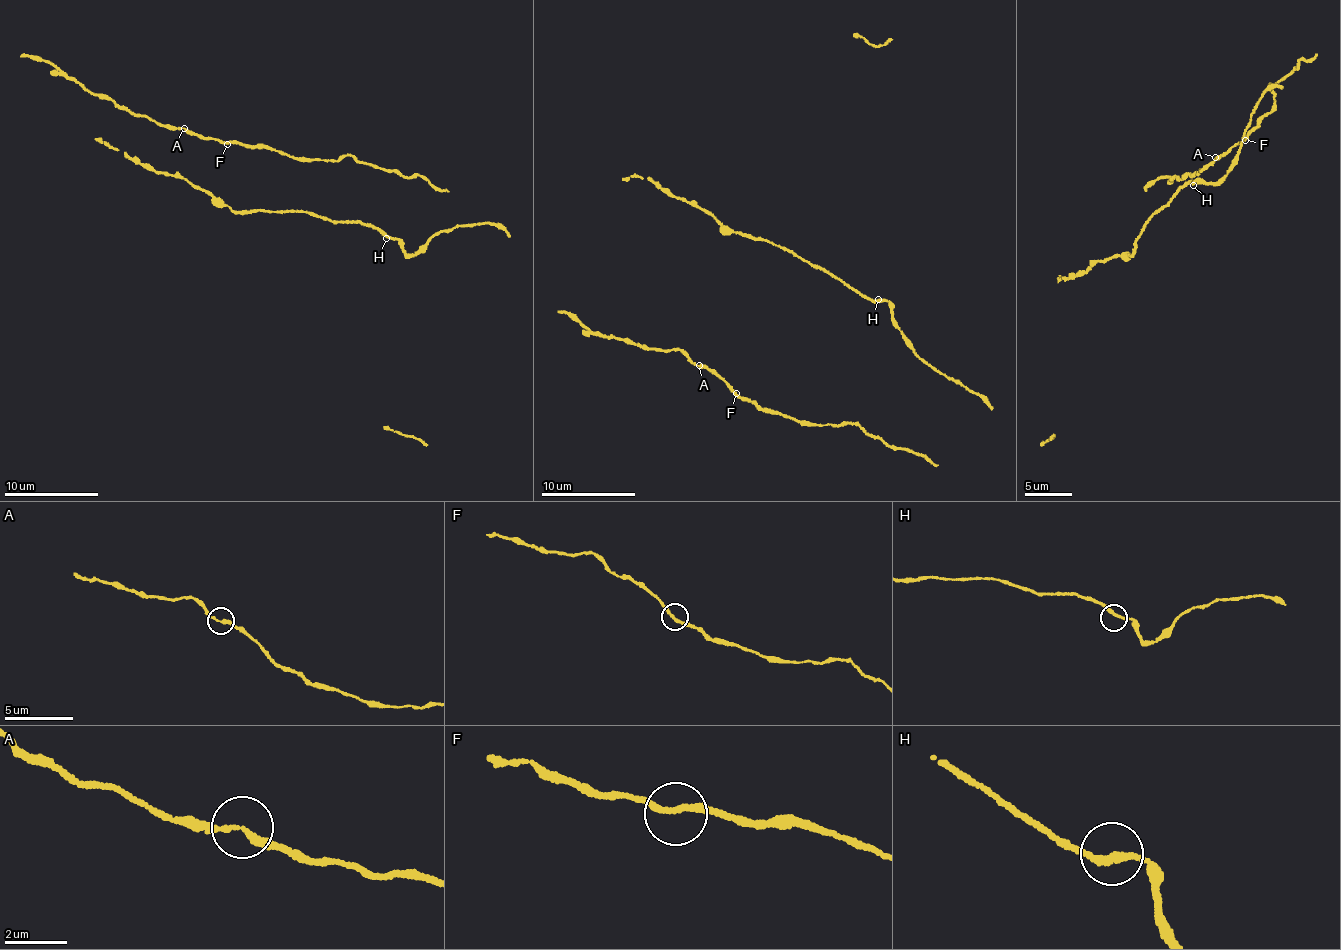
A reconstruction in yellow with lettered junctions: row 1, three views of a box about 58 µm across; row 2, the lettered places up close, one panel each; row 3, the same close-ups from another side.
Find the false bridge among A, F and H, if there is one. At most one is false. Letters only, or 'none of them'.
none of them

